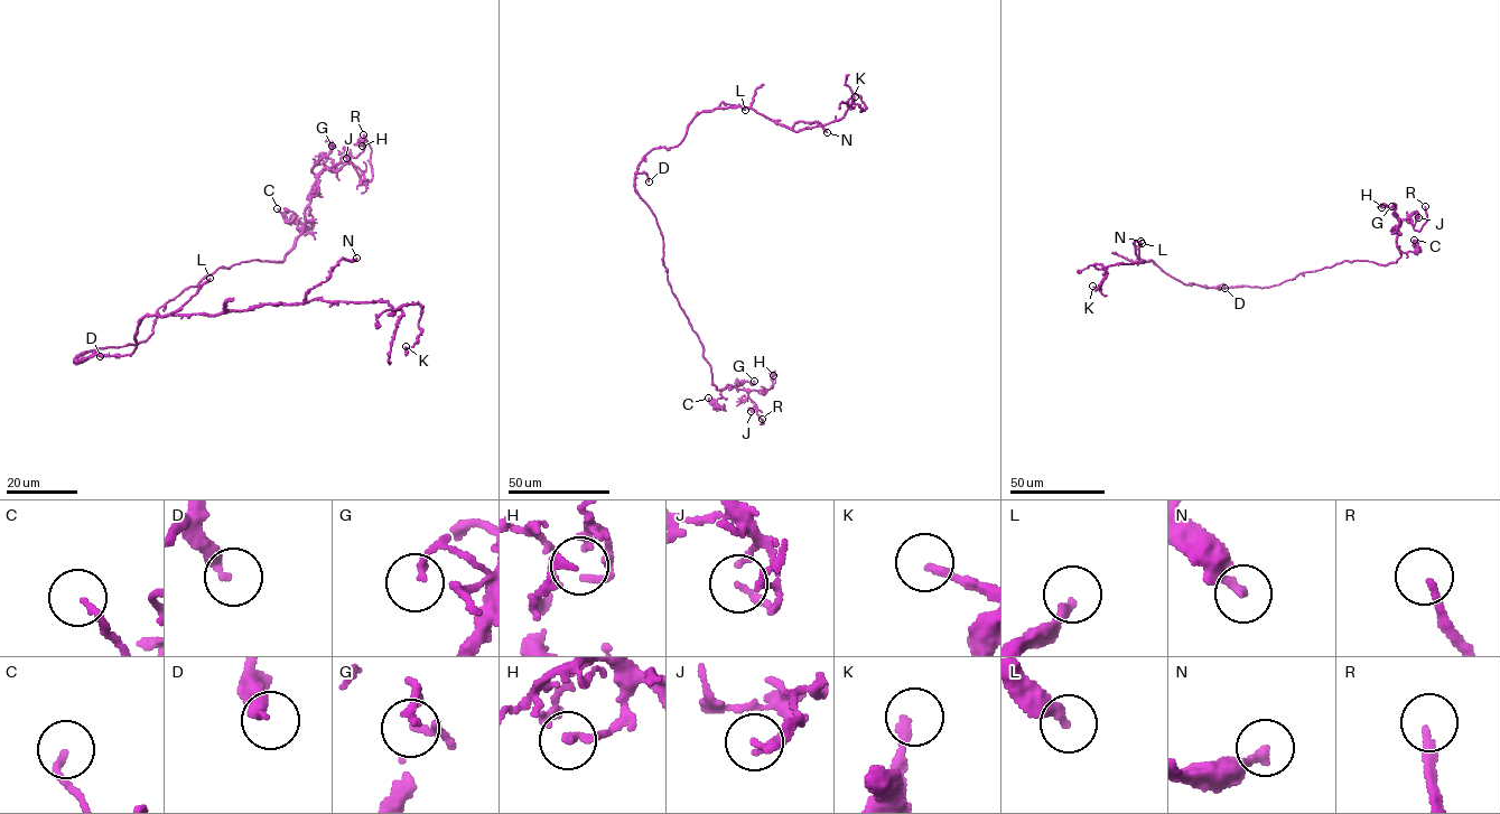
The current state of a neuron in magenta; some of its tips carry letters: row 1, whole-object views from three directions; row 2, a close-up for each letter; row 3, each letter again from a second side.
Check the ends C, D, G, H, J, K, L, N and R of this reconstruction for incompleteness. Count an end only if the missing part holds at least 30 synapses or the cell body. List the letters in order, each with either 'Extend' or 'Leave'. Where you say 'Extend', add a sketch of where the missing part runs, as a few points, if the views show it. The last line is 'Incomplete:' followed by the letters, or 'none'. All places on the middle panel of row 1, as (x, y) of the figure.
C: Leave
D: Leave
G: Leave
H: Leave
J: Leave
K: Leave
L: Leave
N: Leave
R: Extend. Course of what is missing: (762, 419), (741, 434)
Incomplete: R

